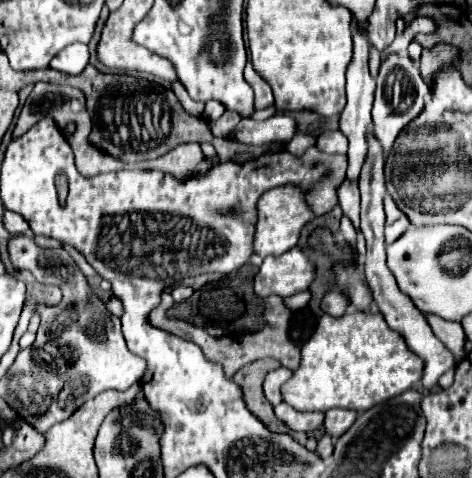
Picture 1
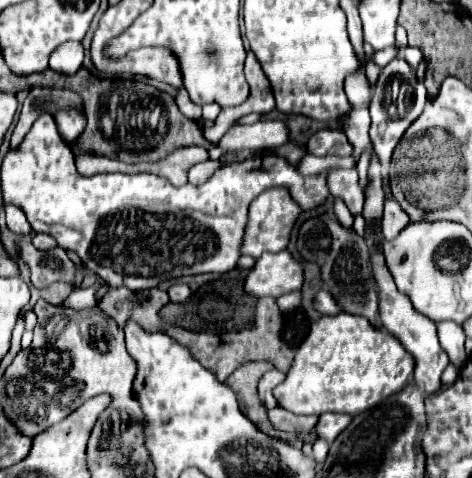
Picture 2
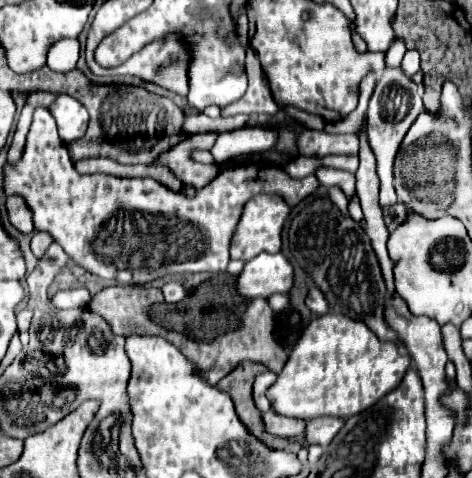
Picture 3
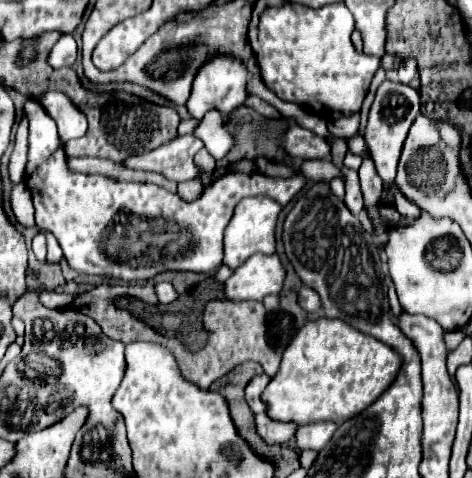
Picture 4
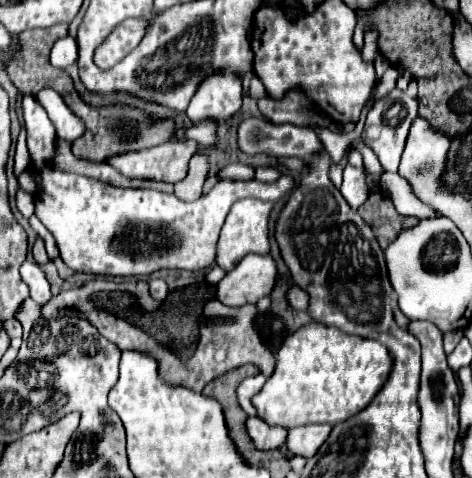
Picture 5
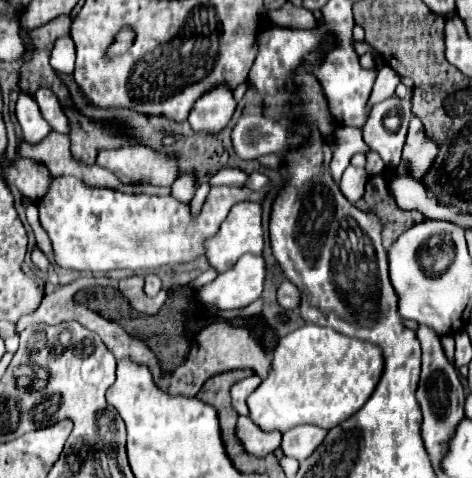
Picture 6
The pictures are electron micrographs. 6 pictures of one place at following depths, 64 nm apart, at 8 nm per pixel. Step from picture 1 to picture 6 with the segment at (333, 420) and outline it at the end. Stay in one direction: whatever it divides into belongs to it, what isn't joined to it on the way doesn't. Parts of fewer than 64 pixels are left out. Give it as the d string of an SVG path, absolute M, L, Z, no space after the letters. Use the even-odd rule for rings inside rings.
M296 426L282 434L282 452L284 456L292 456L296 460L308 458L324 440L326 430L314 426Z

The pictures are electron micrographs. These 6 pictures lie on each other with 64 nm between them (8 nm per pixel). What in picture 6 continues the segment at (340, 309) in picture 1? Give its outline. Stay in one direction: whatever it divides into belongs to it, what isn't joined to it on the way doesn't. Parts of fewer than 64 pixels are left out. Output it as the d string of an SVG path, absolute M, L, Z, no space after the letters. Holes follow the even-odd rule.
M282 282L276 290L276 298L278 304L282 308L290 308L290 310L298 310L298 302L300 302L300 294L298 288L292 282Z

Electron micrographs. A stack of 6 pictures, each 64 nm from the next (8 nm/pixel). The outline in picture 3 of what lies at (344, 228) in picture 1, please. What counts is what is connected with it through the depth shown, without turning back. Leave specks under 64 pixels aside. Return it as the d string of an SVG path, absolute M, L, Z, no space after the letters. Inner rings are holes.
M334 186L330 188L328 196L338 210L340 210L343 214L349 215L348 199L339 187Z

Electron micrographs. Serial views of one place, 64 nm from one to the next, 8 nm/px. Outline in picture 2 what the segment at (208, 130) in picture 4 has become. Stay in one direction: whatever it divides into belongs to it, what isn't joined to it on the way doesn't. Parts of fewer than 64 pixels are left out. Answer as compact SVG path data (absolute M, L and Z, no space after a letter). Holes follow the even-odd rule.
M258 120L250 126L232 126L220 142L210 148L210 158L220 160L226 152L236 150L266 150L266 148L278 148L286 142L288 130L282 122L276 120Z

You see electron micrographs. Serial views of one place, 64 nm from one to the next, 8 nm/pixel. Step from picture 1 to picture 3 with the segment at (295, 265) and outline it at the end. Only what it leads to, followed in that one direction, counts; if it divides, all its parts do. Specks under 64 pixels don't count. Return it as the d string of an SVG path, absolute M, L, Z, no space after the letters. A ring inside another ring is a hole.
M282 252L258 254L246 262L236 278L236 290L244 298L268 298L270 294L286 294L292 288L292 264Z

